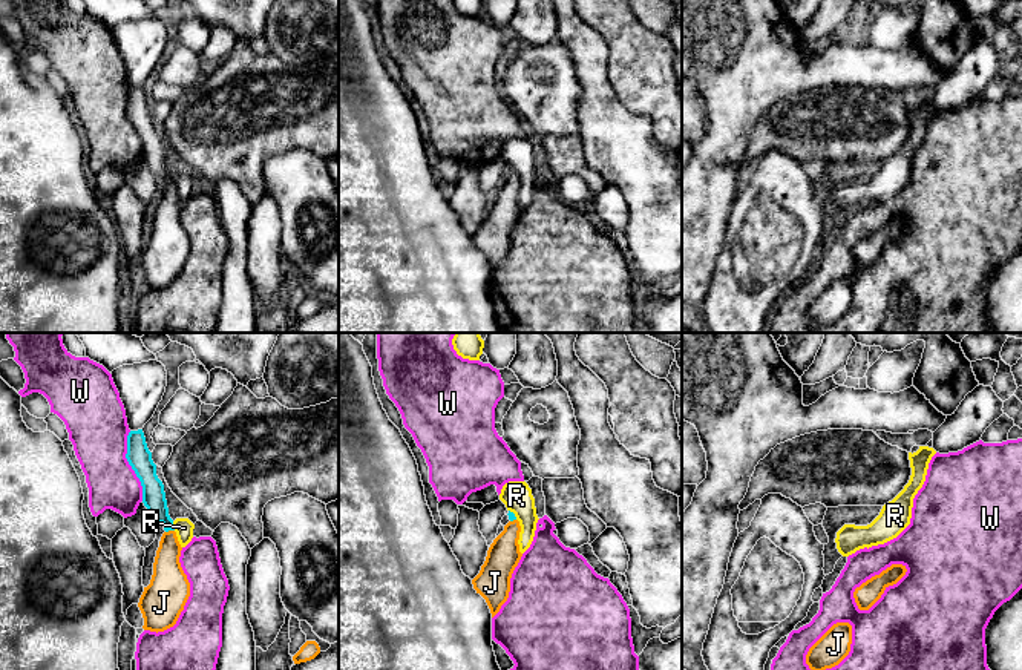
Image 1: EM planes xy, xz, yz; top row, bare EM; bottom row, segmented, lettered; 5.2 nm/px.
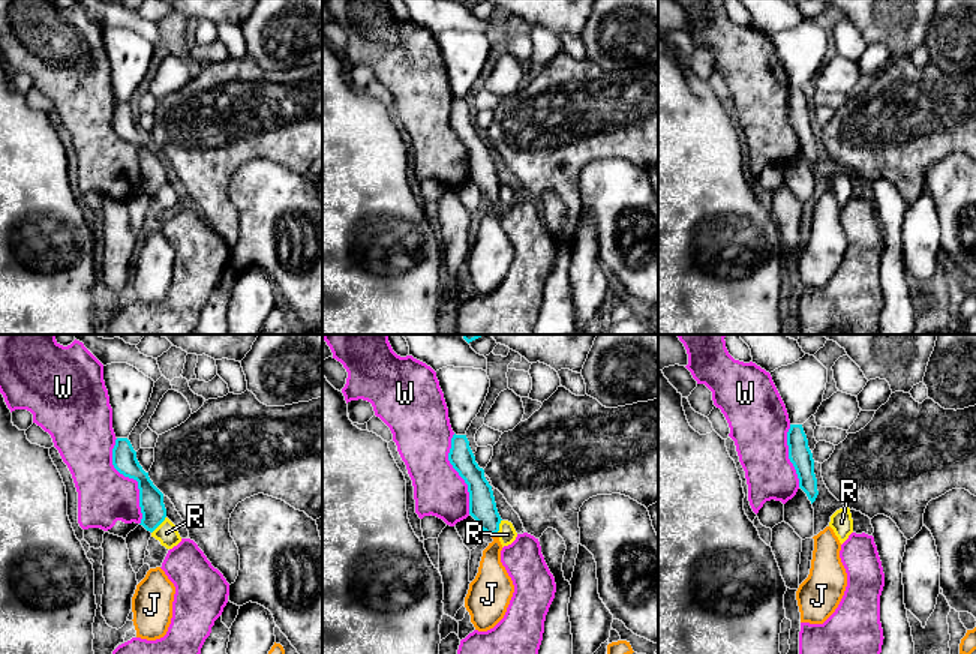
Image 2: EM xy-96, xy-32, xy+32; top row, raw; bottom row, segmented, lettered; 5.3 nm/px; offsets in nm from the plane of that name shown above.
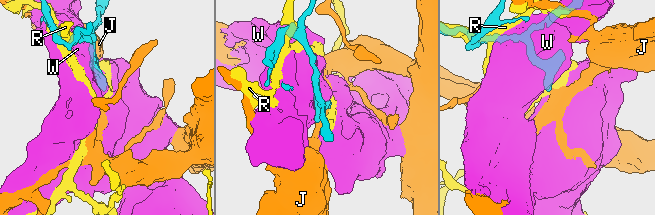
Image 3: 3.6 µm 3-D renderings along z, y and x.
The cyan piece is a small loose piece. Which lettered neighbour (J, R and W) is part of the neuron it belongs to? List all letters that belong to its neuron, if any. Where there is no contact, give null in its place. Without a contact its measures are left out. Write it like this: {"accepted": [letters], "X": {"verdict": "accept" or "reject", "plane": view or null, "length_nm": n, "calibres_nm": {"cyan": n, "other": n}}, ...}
{"accepted": ["J"], "J": {"verdict": "accept", "plane": "xy", "length_nm": 50, "calibres_nm": {"cyan": 130, "other": 160}}, "R": {"verdict": "reject", "plane": "xy", "length_nm": 50, "calibres_nm": {"cyan": 130, "other": 100}}, "W": {"verdict": "reject", "plane": "xy", "length_nm": 380, "calibres_nm": {"cyan": 130, "other": 320}}}

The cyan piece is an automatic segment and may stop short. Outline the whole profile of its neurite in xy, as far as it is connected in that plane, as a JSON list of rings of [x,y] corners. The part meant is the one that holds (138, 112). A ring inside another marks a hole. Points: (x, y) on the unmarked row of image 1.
[[[142,86],[129,89],[126,115],[141,138],[144,163],[165,187],[156,207],[150,241],[144,244],[138,259],[144,274],[142,285],[158,290],[176,281],[190,253],[190,239],[179,219],[182,204]]]

